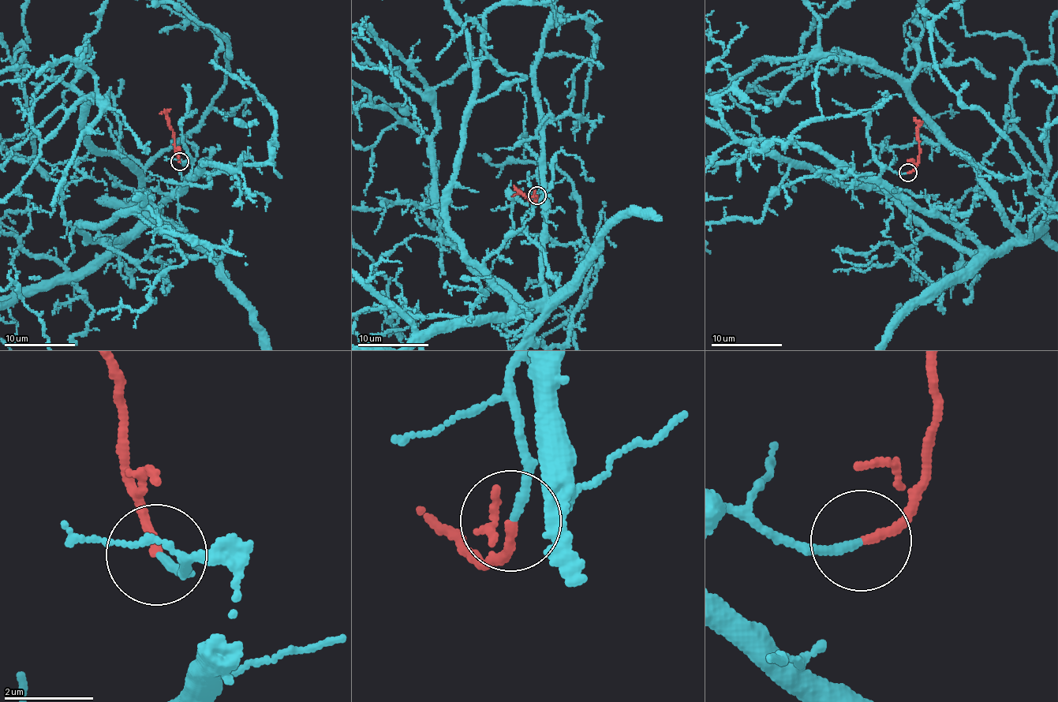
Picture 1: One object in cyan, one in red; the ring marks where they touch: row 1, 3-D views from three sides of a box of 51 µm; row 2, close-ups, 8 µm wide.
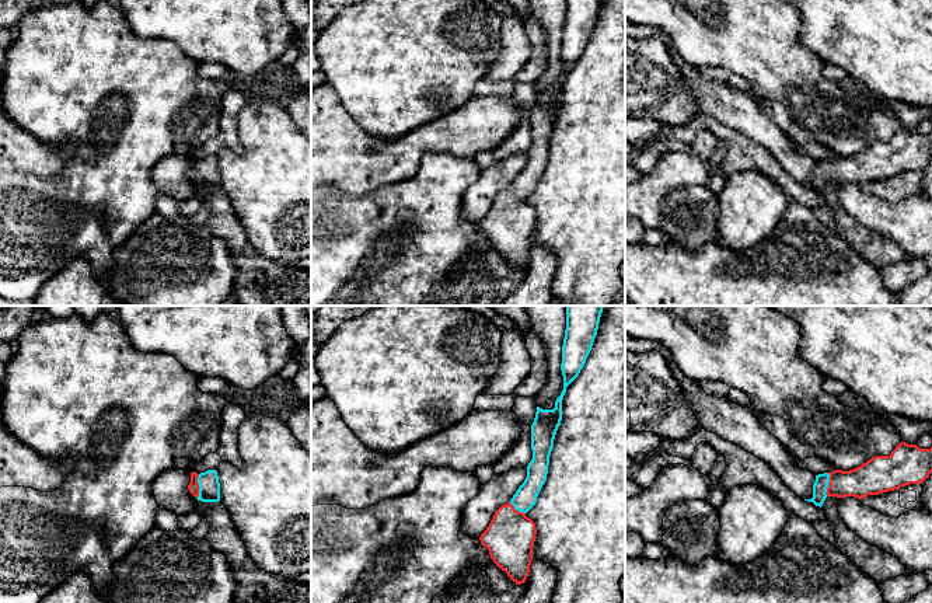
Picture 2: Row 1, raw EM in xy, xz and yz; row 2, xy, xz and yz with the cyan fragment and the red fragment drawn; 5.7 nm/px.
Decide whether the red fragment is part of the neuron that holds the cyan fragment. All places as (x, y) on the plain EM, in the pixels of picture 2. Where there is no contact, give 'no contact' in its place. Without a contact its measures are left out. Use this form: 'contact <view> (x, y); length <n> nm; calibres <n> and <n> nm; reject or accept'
contact xy (199, 173); length 140 nm; calibres 130 and 60 nm; accept

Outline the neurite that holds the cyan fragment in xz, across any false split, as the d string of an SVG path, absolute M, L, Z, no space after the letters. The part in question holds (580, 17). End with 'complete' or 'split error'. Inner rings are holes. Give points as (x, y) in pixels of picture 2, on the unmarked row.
M566 0L566 15L562 31L561 56L563 76L554 95L537 93L531 111L533 144L527 163L513 184L493 201L479 226L491 244L516 269L524 269L533 247L535 209L526 199L535 191L547 167L554 125L562 107L562 86L566 73L579 62L597 21L601 0Z; split error

